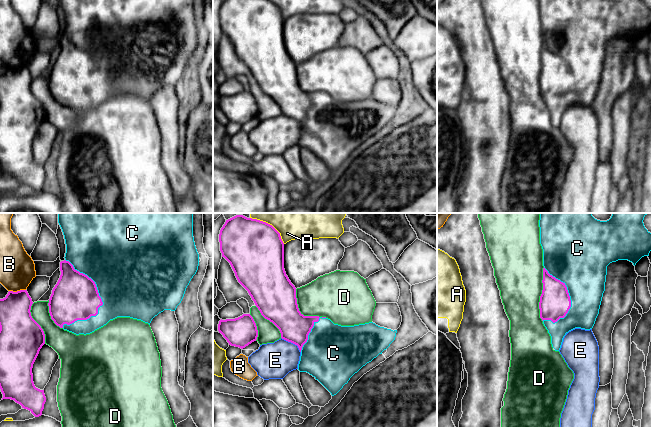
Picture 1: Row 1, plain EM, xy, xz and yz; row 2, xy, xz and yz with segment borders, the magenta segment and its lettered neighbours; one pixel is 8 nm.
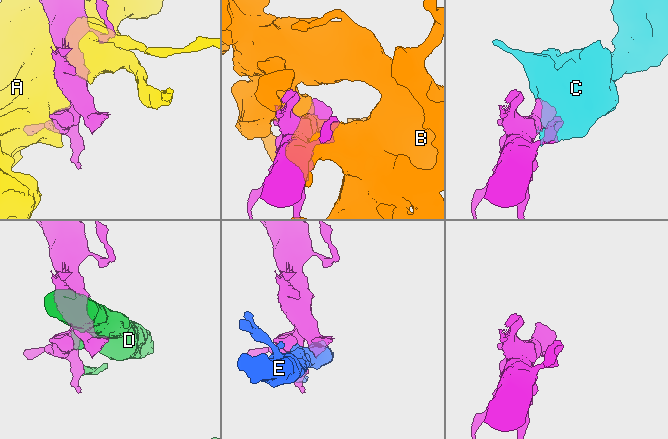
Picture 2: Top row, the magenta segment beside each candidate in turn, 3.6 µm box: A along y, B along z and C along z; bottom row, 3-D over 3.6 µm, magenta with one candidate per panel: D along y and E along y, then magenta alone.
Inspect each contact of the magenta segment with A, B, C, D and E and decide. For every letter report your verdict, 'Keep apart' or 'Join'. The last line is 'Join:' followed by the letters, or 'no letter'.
A: Keep apart
B: Keep apart
C: Join
D: Keep apart
E: Keep apart
Join: C

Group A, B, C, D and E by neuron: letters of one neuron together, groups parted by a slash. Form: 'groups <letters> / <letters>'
groups A / B / C / D / E

